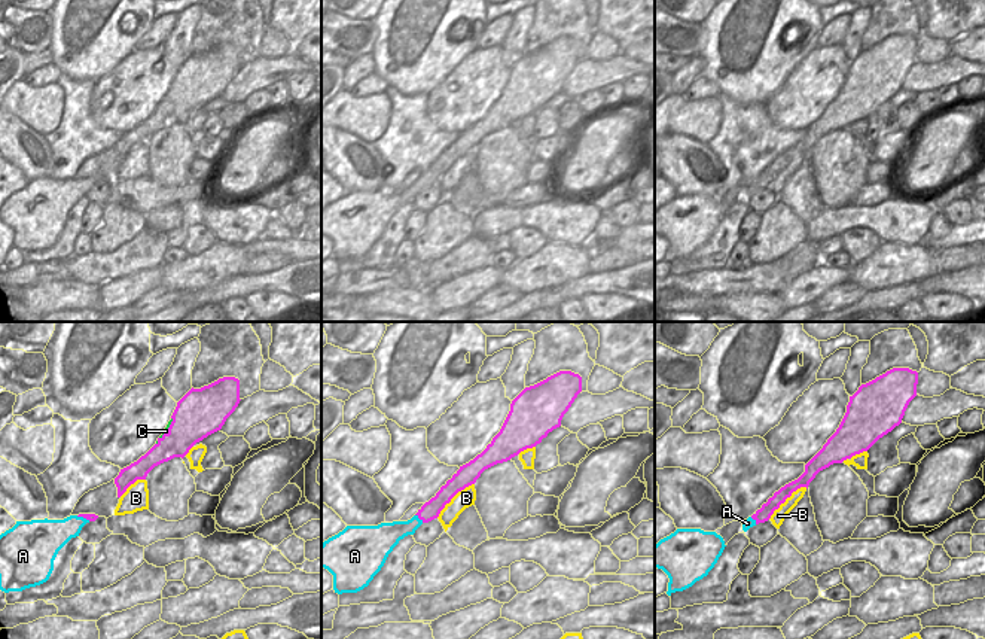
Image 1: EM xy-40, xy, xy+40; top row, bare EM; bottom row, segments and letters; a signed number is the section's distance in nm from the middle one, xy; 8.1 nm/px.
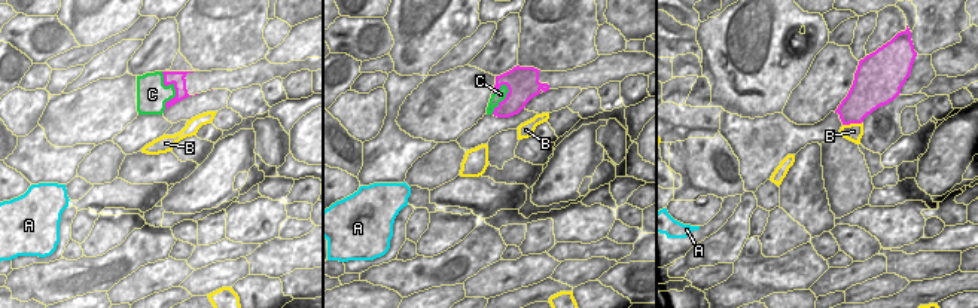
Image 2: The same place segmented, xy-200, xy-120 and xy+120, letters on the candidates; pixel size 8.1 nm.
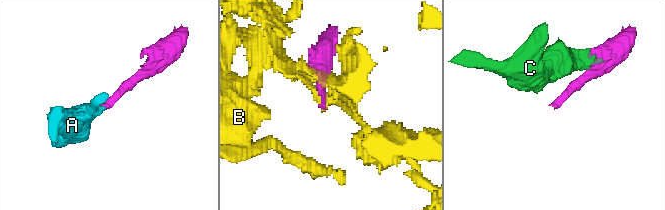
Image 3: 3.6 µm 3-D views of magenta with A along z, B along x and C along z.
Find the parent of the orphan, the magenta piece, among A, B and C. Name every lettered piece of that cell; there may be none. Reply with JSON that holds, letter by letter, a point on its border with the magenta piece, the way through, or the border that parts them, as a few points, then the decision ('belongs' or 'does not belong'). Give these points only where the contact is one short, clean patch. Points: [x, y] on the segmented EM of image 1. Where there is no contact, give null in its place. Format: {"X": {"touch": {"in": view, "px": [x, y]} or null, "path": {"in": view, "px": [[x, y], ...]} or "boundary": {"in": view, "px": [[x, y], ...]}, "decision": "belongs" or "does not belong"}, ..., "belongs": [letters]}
{"A": {"touch": {"in": "xy", "px": [420, 519]}, "path": {"in": "xy", "px": [[430, 510], [420, 519], [411, 526], [393, 532]]}, "decision": "belongs"}, "B": {"touch": {"in": "xy+40", "px": [786, 498]}, "decision": "does not belong"}, "C": {"touch": {"in": "xy-40", "px": [168, 428]}, "boundary": {"in": "xy-40", "px": [[171, 417], [168, 429], [159, 438]]}, "decision": "does not belong"}, "belongs": ["A"]}

